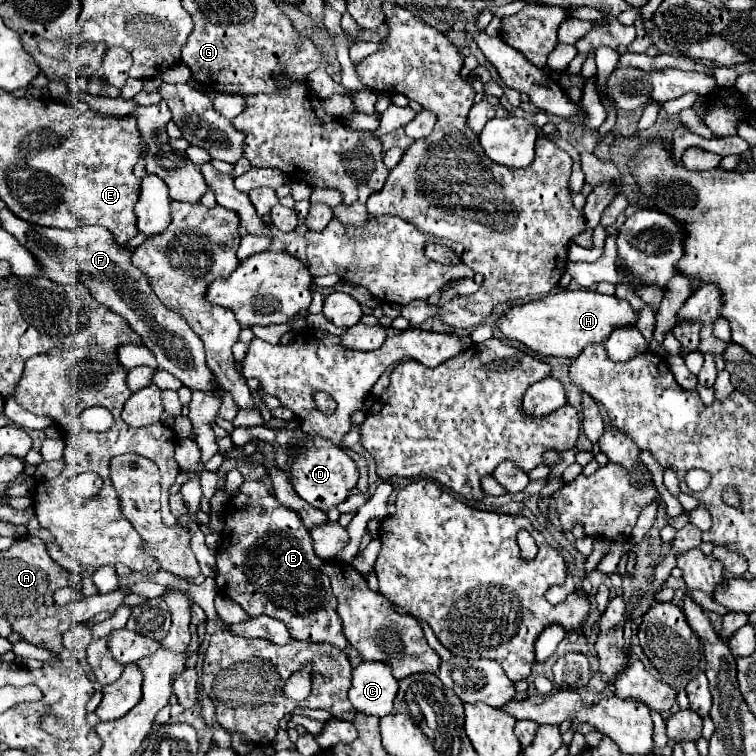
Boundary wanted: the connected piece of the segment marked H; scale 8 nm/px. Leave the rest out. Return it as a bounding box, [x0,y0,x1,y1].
[496,289,636,359]

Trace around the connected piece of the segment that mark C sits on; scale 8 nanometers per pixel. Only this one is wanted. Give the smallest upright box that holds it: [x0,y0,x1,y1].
[348,663,398,717]

